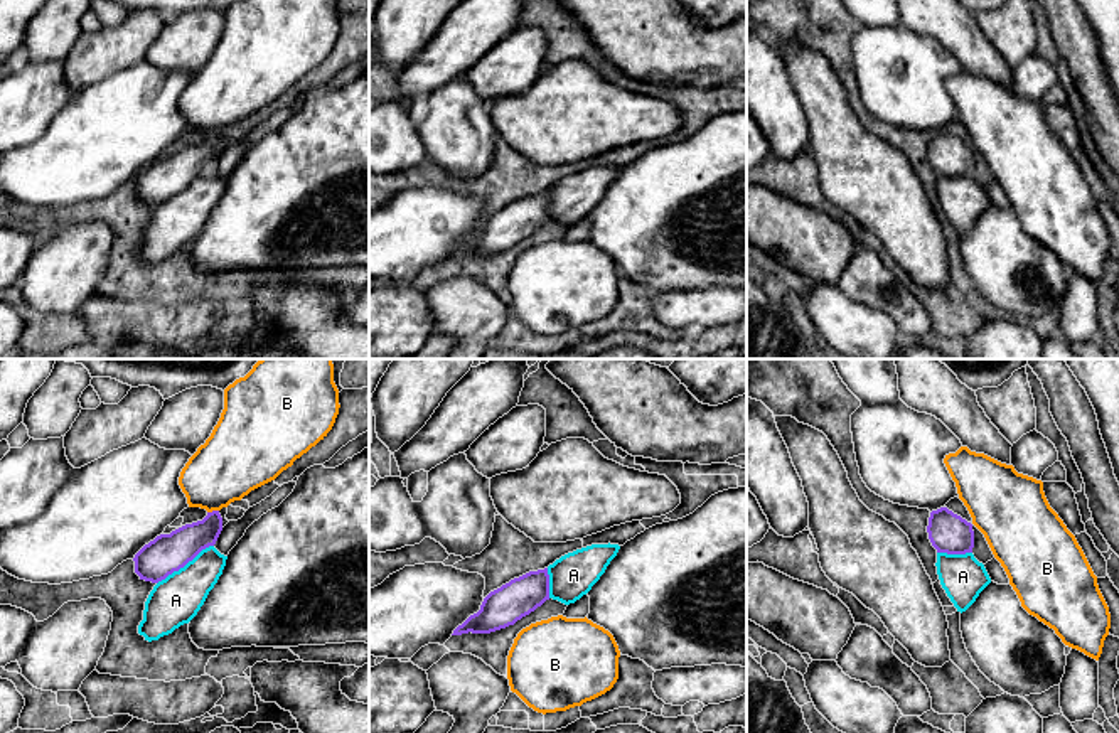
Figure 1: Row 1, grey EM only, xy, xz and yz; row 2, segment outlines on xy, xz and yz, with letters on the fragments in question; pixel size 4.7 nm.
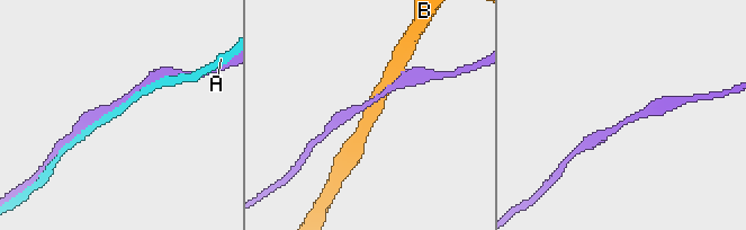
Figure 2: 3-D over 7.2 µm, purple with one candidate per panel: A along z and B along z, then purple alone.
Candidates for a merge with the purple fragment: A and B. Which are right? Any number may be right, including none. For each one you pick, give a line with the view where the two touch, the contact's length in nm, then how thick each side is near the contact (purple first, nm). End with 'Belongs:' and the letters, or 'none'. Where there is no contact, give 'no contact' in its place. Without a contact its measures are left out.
A: contact in xy; length 320 nm; calibres 190 and 240 nm
Belongs: A

